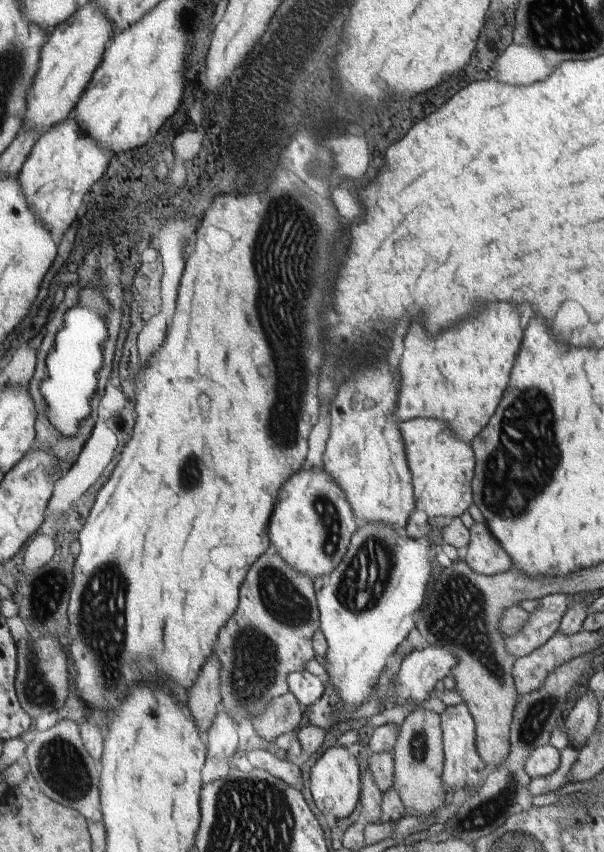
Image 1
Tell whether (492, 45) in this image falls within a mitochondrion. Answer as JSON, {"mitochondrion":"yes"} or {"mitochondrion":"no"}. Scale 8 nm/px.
{"mitochondrion":"no"}

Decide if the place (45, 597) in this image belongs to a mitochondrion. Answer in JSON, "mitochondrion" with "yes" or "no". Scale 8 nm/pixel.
{"mitochondrion":"yes"}

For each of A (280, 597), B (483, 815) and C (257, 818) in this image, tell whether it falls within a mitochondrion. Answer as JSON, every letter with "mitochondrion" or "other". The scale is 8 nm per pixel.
{"A":"mitochondrion","B":"mitochondrion","C":"mitochondrion"}

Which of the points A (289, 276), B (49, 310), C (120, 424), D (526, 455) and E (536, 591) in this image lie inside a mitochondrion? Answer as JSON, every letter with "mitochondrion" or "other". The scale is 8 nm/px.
{"A":"mitochondrion","B":"other","C":"other","D":"mitochondrion","E":"other"}

